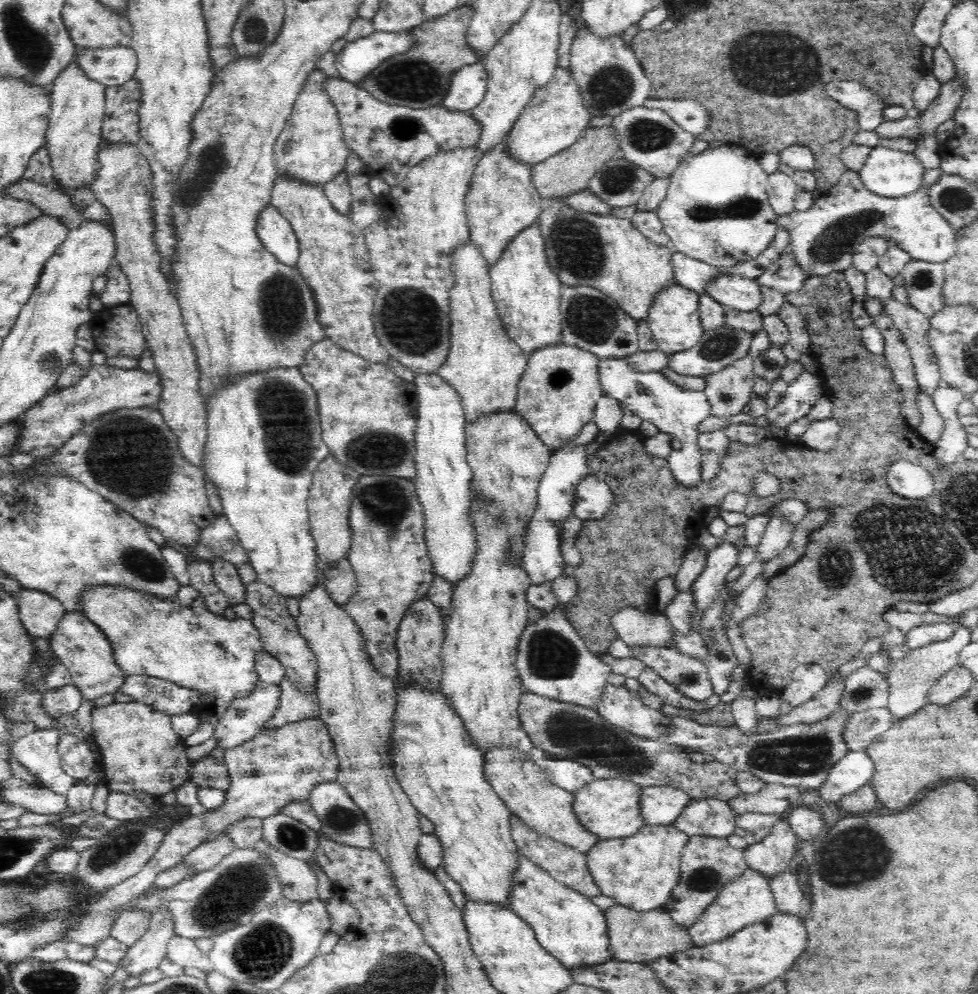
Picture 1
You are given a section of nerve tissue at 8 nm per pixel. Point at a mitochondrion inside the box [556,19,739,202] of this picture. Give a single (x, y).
(613, 84)

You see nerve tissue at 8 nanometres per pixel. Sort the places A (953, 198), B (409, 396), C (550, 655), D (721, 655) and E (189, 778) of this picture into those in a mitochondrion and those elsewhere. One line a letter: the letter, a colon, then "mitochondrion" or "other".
A: mitochondrion
B: other
C: mitochondrion
D: other
E: other

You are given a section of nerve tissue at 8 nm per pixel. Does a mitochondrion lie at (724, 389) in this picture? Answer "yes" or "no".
yes

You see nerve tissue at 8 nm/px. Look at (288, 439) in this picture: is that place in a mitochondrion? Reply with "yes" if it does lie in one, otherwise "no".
yes

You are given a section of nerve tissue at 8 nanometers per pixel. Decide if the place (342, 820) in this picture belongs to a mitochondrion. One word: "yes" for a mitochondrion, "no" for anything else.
yes

